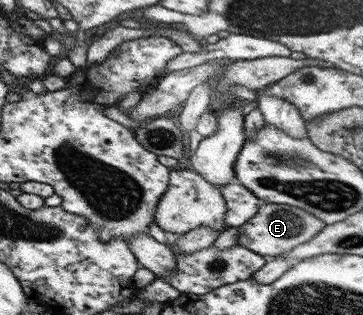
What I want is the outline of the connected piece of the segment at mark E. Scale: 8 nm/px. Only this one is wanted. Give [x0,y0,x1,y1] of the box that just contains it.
[237,202,324,257]

